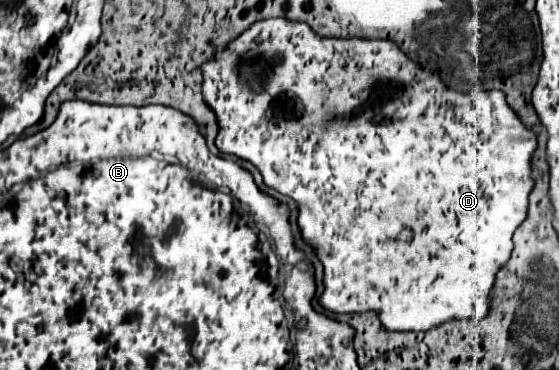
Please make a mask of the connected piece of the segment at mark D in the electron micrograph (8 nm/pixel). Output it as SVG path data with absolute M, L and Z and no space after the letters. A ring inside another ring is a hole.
M266 18L266 20L254 22L254 24L252 24L248 30L244 30L238 38L234 38L224 50L216 52L216 56L214 56L212 60L208 60L208 62L202 66L202 70L204 70L202 96L204 96L204 102L208 104L208 108L214 110L216 120L218 120L218 128L220 128L220 130L218 130L218 136L216 136L216 146L218 146L218 150L220 150L222 154L234 154L234 156L238 156L238 158L242 158L242 160L252 162L252 164L260 170L260 174L262 174L262 178L264 178L264 184L266 184L268 188L272 188L272 190L276 190L276 192L280 192L280 194L284 194L284 196L290 196L290 198L298 204L298 226L300 226L300 232L302 232L304 240L313 247L316 256L320 258L320 262L324 264L324 294L322 294L320 300L318 300L322 308L330 310L330 312L338 312L338 314L340 314L340 312L346 312L346 314L378 312L378 320L382 322L382 330L386 330L386 332L428 332L428 330L432 330L432 328L436 328L436 326L440 326L440 324L444 324L444 322L450 322L450 320L484 318L486 314L490 314L490 300L492 300L492 298L490 298L490 290L494 290L496 274L498 274L498 270L510 260L510 254L512 254L512 248L514 248L514 242L512 242L514 230L526 220L528 196L530 196L530 190L534 188L534 178L532 178L532 154L534 154L534 150L538 148L536 134L524 126L524 122L518 118L518 114L516 114L514 110L510 110L510 104L508 104L508 100L506 100L506 94L502 94L502 90L476 90L476 92L470 92L470 94L466 94L466 92L456 92L456 90L448 88L448 86L442 82L440 76L436 76L436 74L424 70L418 62L414 62L412 58L408 58L408 56L398 48L398 44L394 44L394 42L390 42L390 40L326 38L326 36L318 36L306 22L292 22L292 20L288 20L288 18ZM248 50L258 50L258 52L262 52L262 54L266 56L268 64L272 66L272 76L266 80L264 92L260 92L260 94L254 94L252 88L244 86L244 84L240 82L240 78L238 78L236 64L238 64L240 56L242 56L244 52L248 52ZM472 146L480 146L480 150L486 154L486 160L488 160L488 162L494 160L494 172L490 172L490 170L486 168L486 160L484 160L484 158L478 158L478 160L472 158ZM404 228L412 228L412 230L414 230L414 234L416 234L416 236L414 236L414 242L402 242L402 240L398 240L398 234L400 234Z

